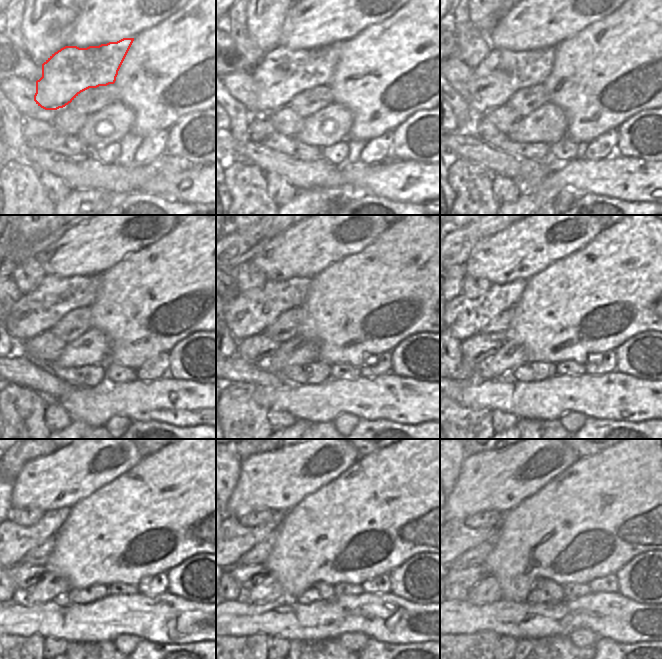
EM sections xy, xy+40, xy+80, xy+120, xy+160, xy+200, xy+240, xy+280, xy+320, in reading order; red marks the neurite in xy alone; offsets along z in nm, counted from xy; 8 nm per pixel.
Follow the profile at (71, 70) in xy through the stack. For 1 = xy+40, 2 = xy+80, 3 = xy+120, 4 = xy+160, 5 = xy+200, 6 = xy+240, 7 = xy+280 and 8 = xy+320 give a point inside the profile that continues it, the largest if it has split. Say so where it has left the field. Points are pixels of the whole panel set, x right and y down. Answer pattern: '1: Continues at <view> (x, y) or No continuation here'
1: Continues at xy+40 (282, 73)
2: Continues at xy+80 (503, 72)
3: Continues at xy+120 (37, 311)
4: Continues at xy+160 (251, 312)
5: Continues at xy+200 (464, 317)
6: Continues at xy+240 (12, 541)
7: Continues at xy+280 (236, 539)
8: Continues at xy+320 (460, 538).

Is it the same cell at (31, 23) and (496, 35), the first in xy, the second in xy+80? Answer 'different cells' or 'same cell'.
different cells

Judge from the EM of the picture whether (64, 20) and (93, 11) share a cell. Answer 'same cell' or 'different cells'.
different cells

